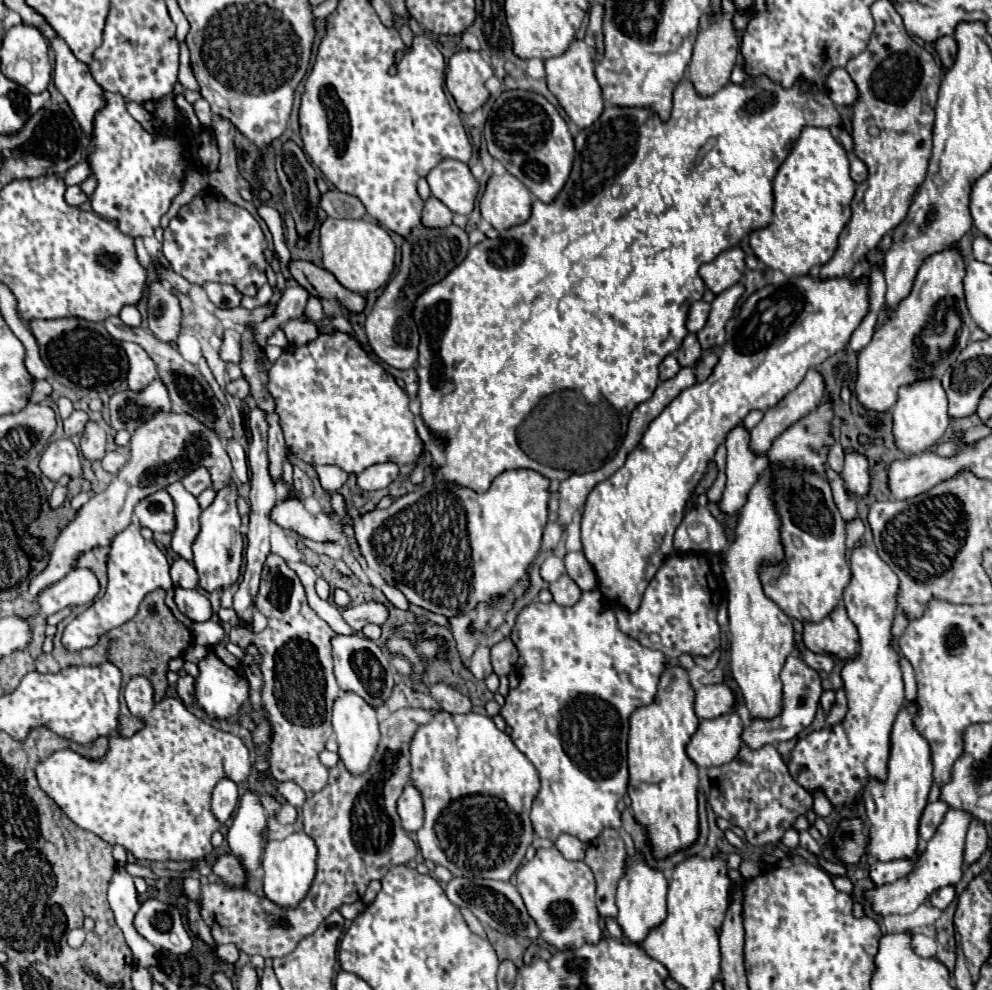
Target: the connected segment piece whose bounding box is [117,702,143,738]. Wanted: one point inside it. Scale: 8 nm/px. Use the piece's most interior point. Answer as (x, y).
(128, 725)

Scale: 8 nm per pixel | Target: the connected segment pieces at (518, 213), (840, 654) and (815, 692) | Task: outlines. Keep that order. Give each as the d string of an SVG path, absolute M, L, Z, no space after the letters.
M513 174L491 176L479 200L481 216L495 228L507 230L531 216L531 192Z
M837 606L829 616L825 616L825 620L803 624L803 644L811 652L827 654L835 660L847 660L857 654L859 636L845 608Z
M789 654L787 662L781 670L781 682L783 682L783 712L773 720L761 720L761 718L751 720L751 724L743 730L743 744L745 746L761 748L771 742L791 740L813 722L817 706L819 706L819 696L823 692L819 674L813 668L809 668L797 654Z

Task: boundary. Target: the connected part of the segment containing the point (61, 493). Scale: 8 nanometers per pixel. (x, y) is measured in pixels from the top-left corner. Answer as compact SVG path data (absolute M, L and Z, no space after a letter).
M67 475L57 480L57 484L55 484L53 492L51 492L51 498L49 498L51 508L57 508L57 506L61 506L65 502L65 498L67 498L67 483L69 480L70 477Z

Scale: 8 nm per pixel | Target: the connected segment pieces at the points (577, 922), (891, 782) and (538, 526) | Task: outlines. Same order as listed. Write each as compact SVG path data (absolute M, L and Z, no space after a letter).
M539 848L535 858L517 870L517 888L529 916L533 916L541 938L557 948L569 950L583 944L597 944L603 938L599 912L595 908L595 878L585 862L571 862L557 848Z
M905 704L903 710L897 714L893 732L891 732L891 756L889 756L889 774L885 782L871 780L863 790L863 802L869 818L869 854L875 856L881 862L891 860L913 860L919 850L919 818L923 814L923 808L927 804L927 794L933 784L931 776L931 752L927 740L915 730L913 718L917 712L917 704Z
M507 470L493 480L487 492L475 492L453 482L435 482L429 488L399 496L385 510L373 508L361 514L353 520L353 540L367 568L401 590L411 604L447 618L471 614L477 604L499 600L527 576L527 568L539 554L543 526L549 516L547 486L549 480L533 470Z

